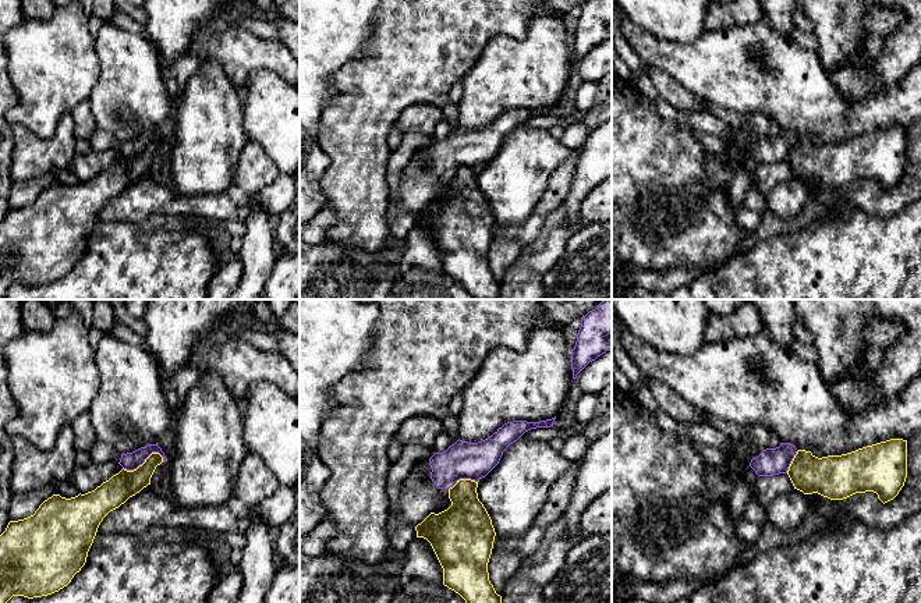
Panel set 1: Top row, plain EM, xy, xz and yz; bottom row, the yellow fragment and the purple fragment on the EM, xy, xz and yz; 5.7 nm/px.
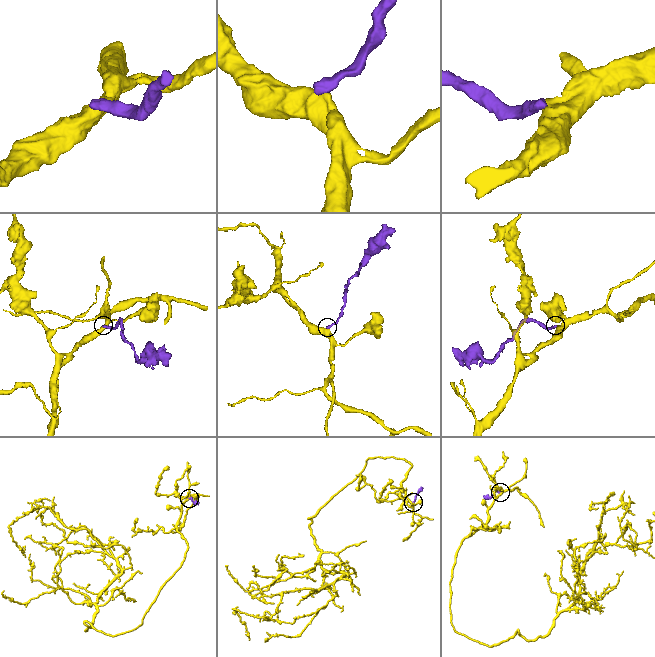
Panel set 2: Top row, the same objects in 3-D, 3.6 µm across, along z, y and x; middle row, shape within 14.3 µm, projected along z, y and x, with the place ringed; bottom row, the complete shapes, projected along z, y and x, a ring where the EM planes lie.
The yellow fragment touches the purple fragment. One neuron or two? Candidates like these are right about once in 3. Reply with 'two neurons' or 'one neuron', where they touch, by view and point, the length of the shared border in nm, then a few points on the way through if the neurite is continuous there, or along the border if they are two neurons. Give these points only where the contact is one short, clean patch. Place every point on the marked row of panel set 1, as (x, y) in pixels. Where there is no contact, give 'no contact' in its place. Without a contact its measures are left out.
two neurons | xy (144, 463) | 240 nm | along xy (163, 457), (152, 453), (135, 468), (123, 468)

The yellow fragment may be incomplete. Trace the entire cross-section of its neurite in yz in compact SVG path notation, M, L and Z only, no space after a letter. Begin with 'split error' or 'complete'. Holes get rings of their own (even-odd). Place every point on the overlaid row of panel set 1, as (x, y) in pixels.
complete | M890 439L842 455L818 458L798 450L787 475L794 489L843 500L874 492L885 504L893 500L907 478L907 440Z

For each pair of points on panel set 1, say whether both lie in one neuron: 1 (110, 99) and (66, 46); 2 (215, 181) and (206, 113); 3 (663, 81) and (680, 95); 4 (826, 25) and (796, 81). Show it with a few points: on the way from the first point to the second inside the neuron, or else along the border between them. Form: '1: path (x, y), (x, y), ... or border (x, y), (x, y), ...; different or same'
1: border (96, 48), (99, 78), (87, 99); different
2: path (208, 165), (208, 130); same
3: path (668, 85), (676, 94); same
4: border (814, 49), (831, 78); different

